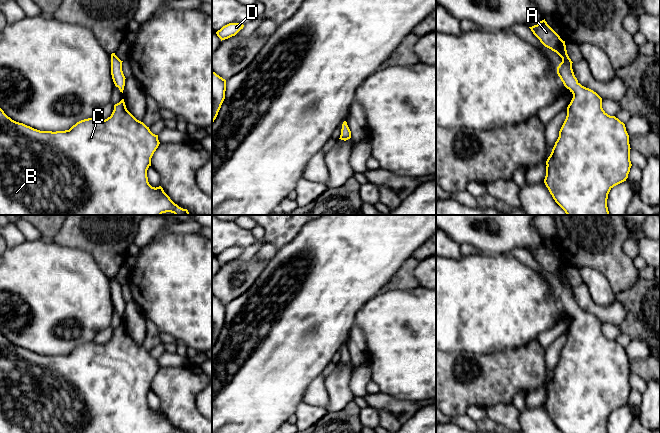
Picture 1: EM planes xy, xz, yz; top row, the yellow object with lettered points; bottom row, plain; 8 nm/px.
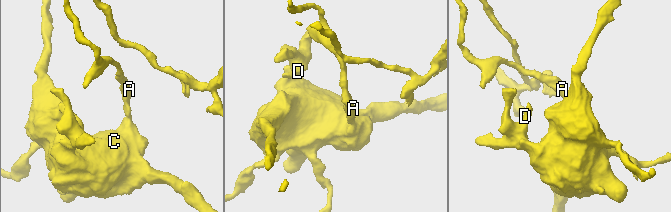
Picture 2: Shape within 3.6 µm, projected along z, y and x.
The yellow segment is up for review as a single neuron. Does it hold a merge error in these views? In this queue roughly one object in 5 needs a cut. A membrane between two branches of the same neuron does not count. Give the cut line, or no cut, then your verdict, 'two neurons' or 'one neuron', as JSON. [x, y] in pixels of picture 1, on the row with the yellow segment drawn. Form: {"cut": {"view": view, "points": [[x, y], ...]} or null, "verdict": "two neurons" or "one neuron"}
{"cut": null, "verdict": "one neuron"}

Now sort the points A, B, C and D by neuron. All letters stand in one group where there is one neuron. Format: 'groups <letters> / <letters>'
groups A B C D

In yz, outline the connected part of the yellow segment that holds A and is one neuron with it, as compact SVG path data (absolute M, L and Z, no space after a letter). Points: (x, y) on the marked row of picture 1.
M545 19L529 28L545 47L562 58L557 74L573 94L559 137L546 161L544 183L555 202L567 215L610 215L607 207L608 194L614 186L626 181L632 166L625 124L615 116L608 115L602 108L602 98L578 82L565 41Z

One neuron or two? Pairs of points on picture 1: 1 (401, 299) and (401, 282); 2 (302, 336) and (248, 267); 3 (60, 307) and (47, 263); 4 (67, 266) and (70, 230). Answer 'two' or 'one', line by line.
1: two
2: two
3: one
4: two

